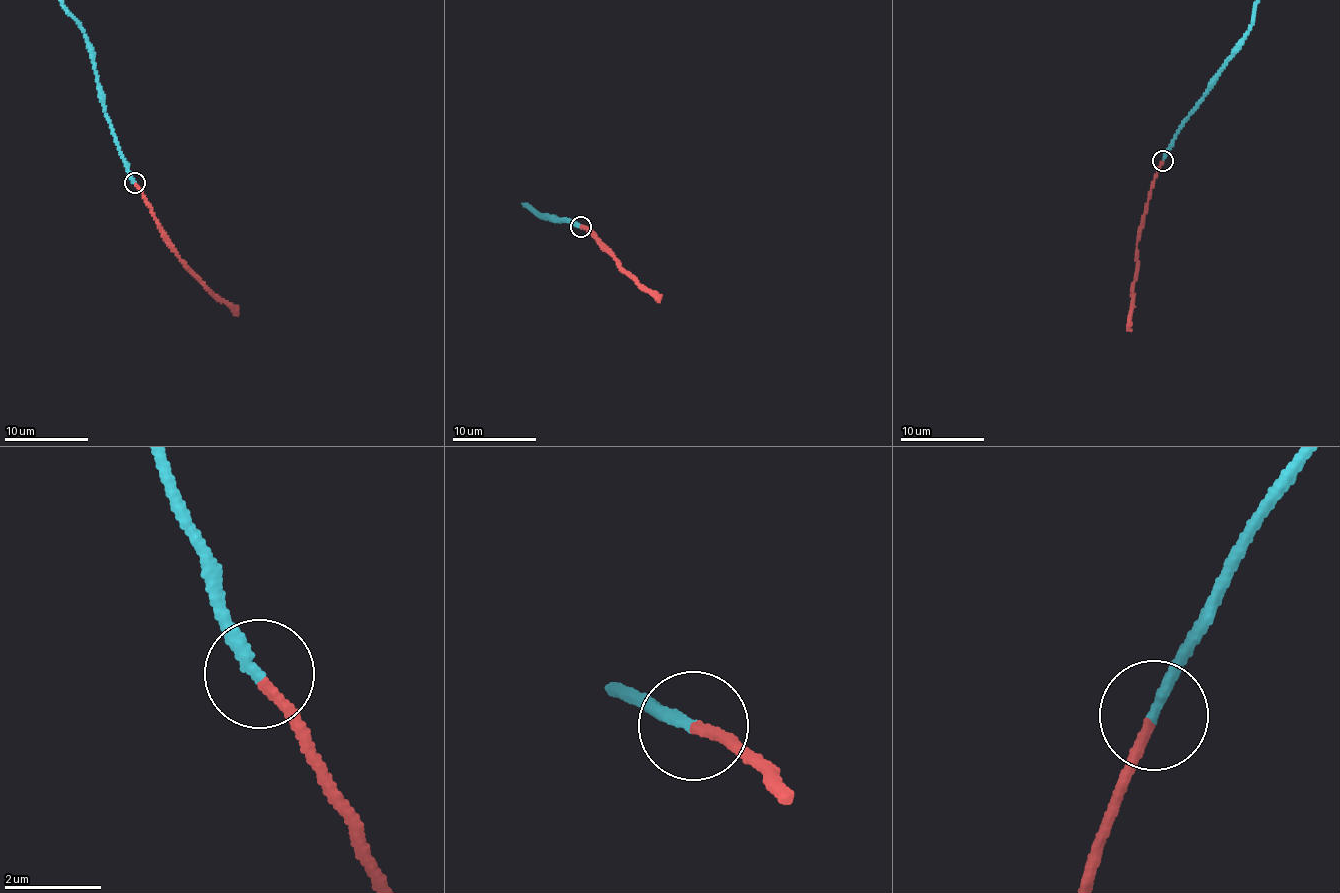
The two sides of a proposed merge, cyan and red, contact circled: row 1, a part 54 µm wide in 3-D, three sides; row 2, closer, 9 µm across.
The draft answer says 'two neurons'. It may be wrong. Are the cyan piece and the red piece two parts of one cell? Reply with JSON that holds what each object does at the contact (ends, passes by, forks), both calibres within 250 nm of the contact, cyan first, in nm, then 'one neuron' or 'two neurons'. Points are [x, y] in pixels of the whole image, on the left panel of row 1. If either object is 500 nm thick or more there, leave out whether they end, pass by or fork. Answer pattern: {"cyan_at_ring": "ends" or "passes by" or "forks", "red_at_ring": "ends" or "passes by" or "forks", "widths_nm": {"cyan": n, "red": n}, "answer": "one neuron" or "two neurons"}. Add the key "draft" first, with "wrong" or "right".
{"draft": "wrong", "cyan_at_ring": "ends", "red_at_ring": "ends", "widths_nm": {"cyan": 240, "red": 200}, "answer": "one neuron"}

